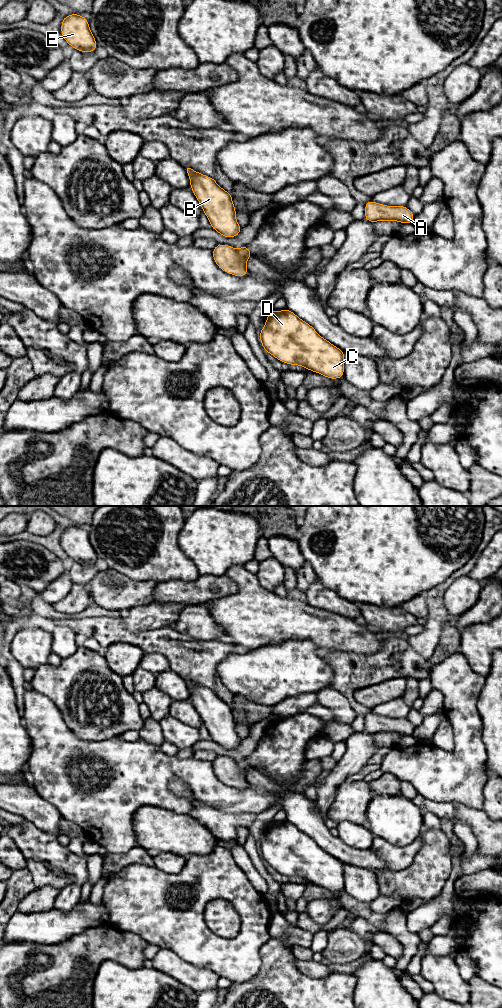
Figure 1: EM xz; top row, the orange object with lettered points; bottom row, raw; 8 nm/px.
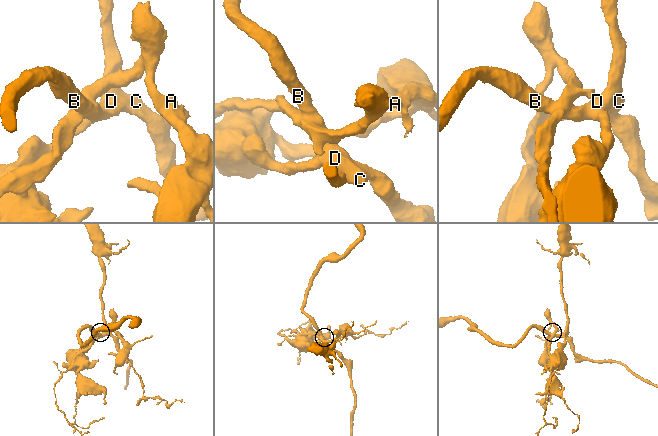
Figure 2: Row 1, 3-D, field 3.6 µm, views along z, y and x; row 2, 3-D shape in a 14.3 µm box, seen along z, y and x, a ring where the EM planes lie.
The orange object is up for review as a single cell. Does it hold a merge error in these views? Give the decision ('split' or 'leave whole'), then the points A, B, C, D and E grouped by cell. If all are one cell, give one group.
split; A / B C D E

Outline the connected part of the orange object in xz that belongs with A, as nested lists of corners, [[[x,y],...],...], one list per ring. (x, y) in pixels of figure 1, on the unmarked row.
[[[368,713],[365,717],[364,731],[369,734],[399,733],[401,736],[410,736],[415,730],[407,718],[387,718],[374,713]]]

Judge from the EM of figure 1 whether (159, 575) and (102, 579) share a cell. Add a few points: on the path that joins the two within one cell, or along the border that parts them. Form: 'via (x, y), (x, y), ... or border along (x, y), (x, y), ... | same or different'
border along (108, 567), (137, 581), (151, 581) | different

